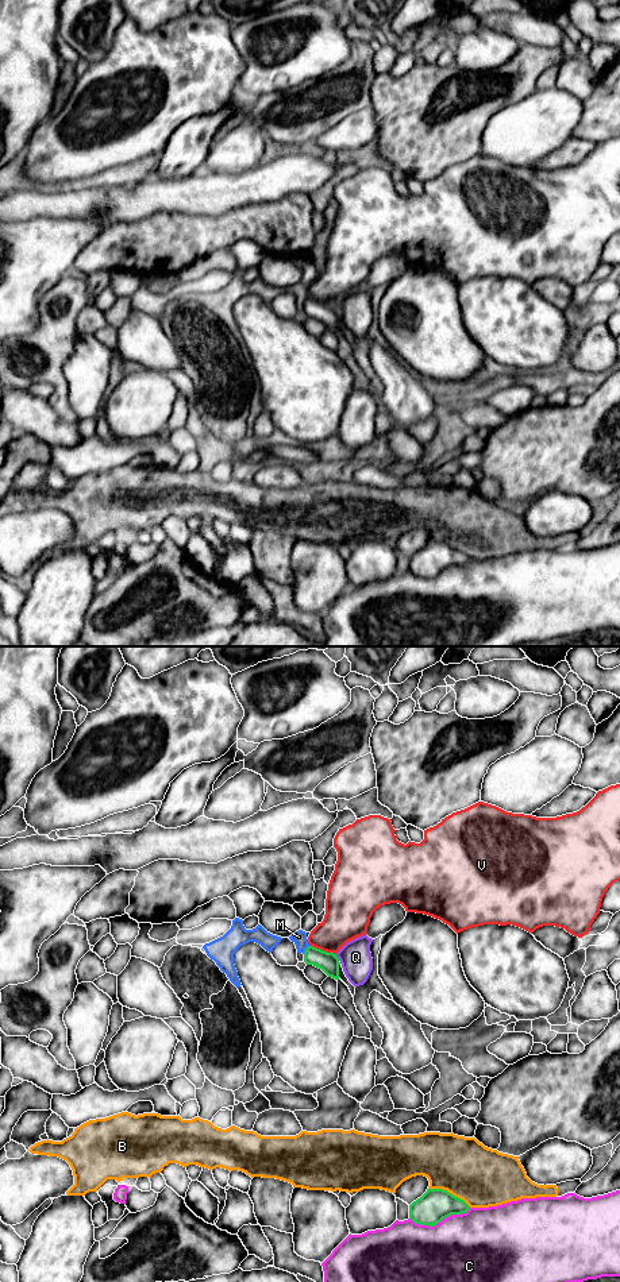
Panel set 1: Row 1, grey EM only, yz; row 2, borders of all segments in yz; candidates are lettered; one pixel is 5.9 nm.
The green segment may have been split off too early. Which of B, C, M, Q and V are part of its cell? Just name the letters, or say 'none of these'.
none of these

